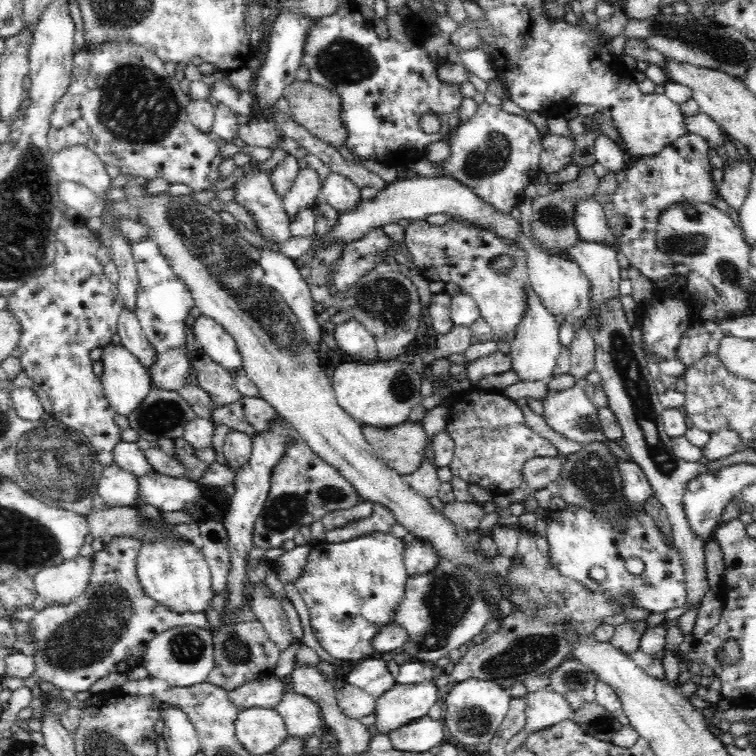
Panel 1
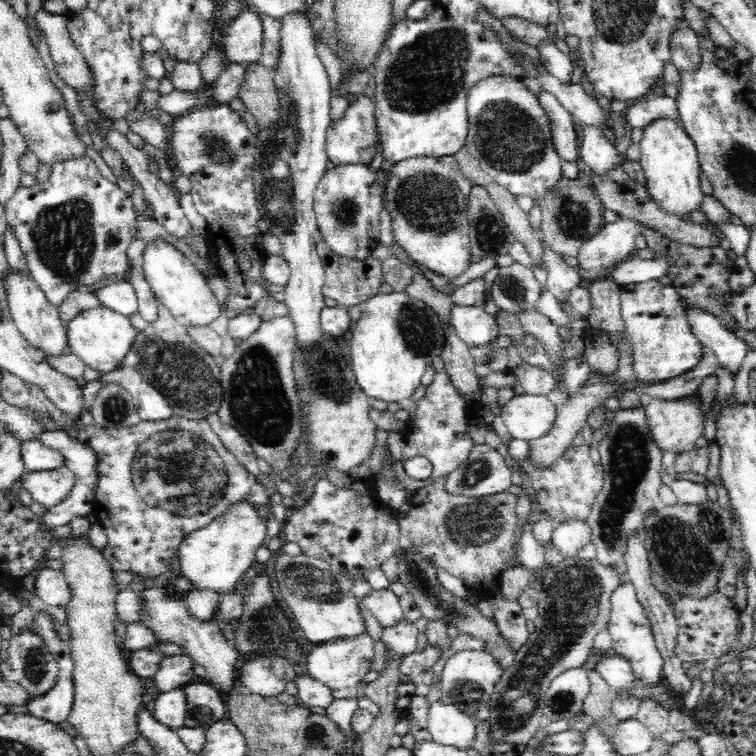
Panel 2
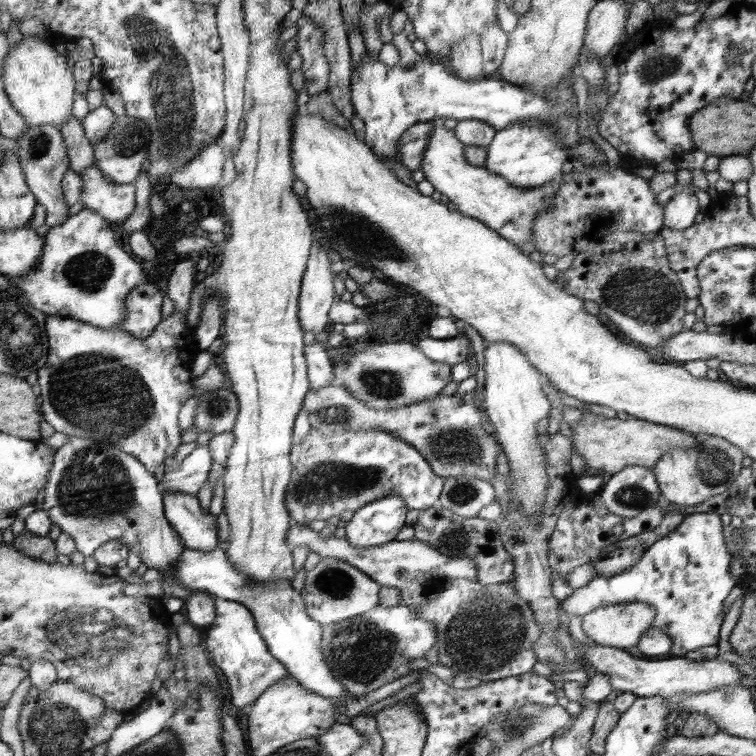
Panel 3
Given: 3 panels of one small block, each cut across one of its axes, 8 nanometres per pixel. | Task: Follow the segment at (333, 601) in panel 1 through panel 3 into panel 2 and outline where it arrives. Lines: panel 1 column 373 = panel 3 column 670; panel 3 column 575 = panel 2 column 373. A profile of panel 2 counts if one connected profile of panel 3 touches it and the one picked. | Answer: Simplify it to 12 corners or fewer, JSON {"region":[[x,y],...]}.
{"region":[[391,589],[372,590],[362,599],[383,628],[403,620]]}

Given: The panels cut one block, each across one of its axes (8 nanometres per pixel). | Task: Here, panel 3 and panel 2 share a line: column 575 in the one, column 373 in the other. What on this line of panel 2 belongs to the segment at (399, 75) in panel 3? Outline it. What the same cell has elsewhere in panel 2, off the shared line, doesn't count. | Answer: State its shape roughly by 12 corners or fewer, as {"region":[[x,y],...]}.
{"region":[[361,95],[331,121],[327,158],[370,166],[377,154],[375,104]]}

